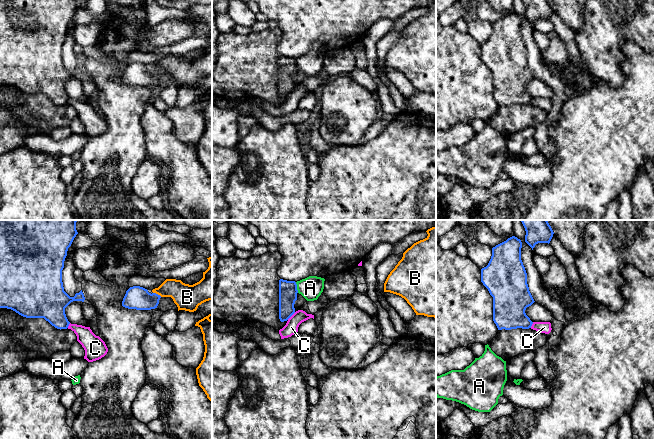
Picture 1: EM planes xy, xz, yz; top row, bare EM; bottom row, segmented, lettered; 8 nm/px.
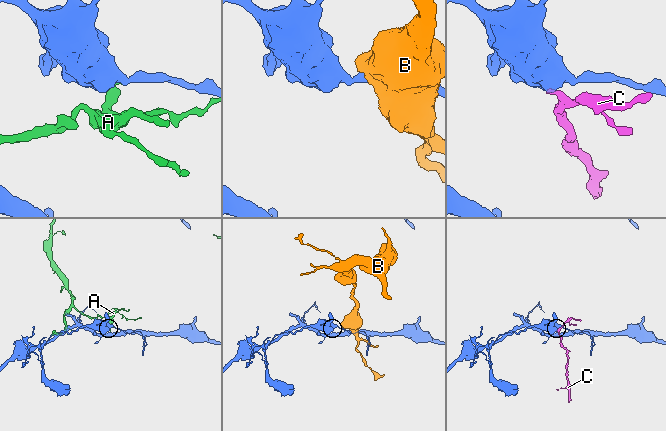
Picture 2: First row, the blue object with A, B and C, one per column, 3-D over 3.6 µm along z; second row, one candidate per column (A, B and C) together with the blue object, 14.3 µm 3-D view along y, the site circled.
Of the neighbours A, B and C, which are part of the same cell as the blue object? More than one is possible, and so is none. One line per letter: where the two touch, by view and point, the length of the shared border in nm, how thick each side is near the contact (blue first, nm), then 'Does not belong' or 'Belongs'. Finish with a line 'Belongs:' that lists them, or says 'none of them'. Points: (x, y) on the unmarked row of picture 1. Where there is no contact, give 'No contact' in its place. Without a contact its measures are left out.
A: Touches blue at xz (296, 63). Shared border 90 nm. Thickness 150 nm (blue) against 180 nm. Does not belong
B: Touches blue at xy (157, 70). Shared border 80 nm. Thickness 190 nm (blue) against 220 nm. Does not belong
C: Touches blue at xz (291, 91). Shared border 90 nm. Thickness 150 nm (blue) against 110 nm. Does not belong
Belongs: none of them

